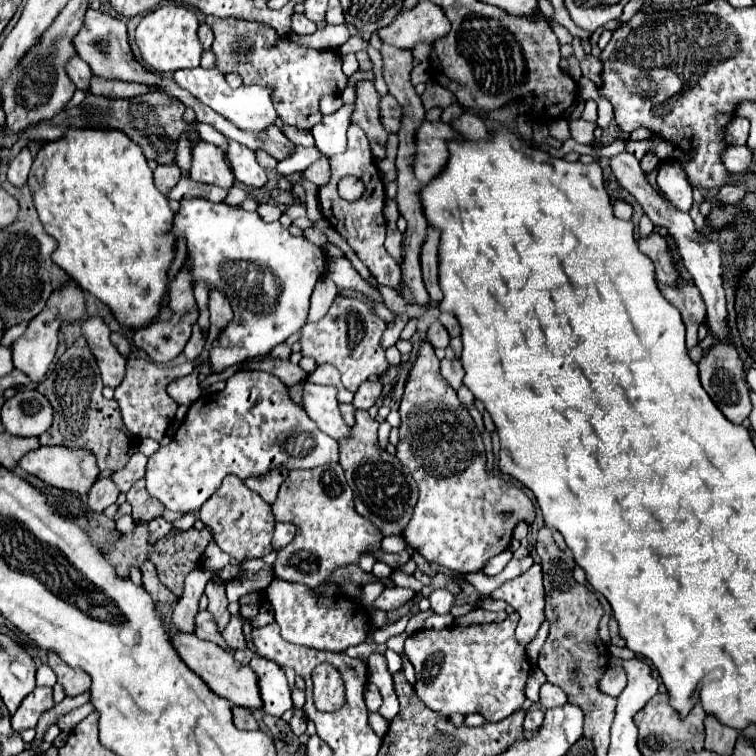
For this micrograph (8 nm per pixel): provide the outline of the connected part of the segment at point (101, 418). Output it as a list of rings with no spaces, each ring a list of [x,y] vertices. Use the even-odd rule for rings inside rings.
[[[79,337],[55,363],[55,369],[37,385],[37,391],[47,397],[53,407],[53,425],[39,435],[41,445],[63,445],[69,449],[87,449],[95,455],[97,467],[101,471],[111,469],[119,471],[131,459],[131,443],[133,453],[139,451],[137,439],[131,441],[127,433],[117,401],[109,401],[101,395],[103,383],[95,363],[95,357],[87,349],[83,337]]]

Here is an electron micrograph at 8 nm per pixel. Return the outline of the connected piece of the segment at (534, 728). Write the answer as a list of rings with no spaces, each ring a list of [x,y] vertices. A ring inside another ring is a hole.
[[[537,707],[529,709],[527,717],[525,717],[525,731],[529,735],[535,735],[541,729],[541,725],[543,725],[543,711],[537,709]]]

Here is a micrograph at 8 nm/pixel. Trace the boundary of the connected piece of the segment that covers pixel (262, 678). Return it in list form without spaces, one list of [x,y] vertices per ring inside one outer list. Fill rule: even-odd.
[[[253,657],[249,667],[257,675],[259,695],[261,695],[265,713],[281,717],[287,709],[293,707],[285,673],[277,663],[263,659],[263,657]]]

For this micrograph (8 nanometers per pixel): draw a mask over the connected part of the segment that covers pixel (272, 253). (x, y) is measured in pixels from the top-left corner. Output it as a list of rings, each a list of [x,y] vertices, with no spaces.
[[[203,197],[183,199],[173,219],[175,221],[171,227],[171,235],[175,239],[185,239],[191,281],[205,281],[209,289],[221,291],[233,305],[239,305],[237,320],[232,320],[213,341],[213,349],[209,353],[211,371],[223,371],[249,357],[267,355],[275,345],[283,343],[289,335],[297,333],[307,323],[309,297],[315,283],[325,275],[327,263],[323,251],[317,245],[309,243],[305,237],[293,237],[287,229],[281,227],[279,221],[265,223],[257,213],[249,213],[241,207],[229,207],[225,203],[213,203]]]

